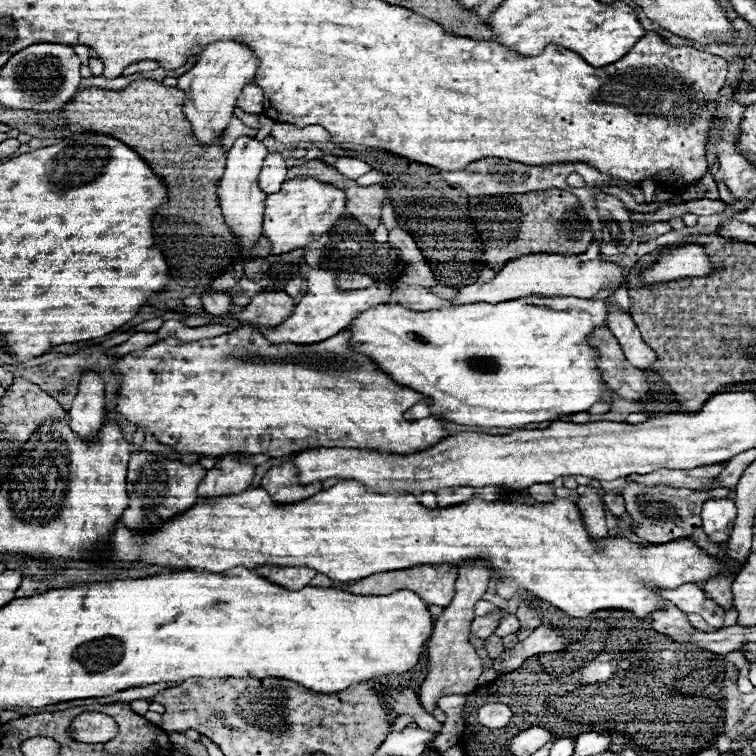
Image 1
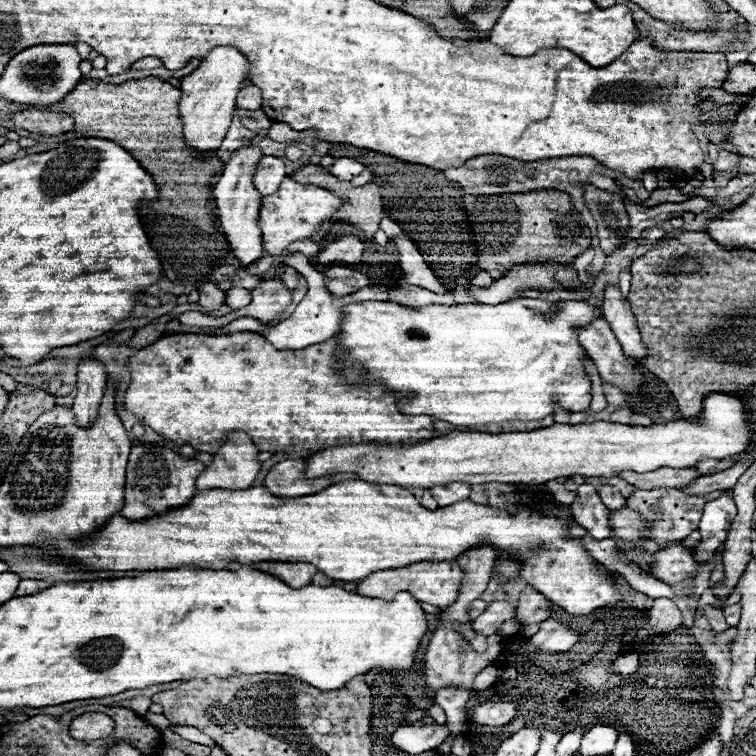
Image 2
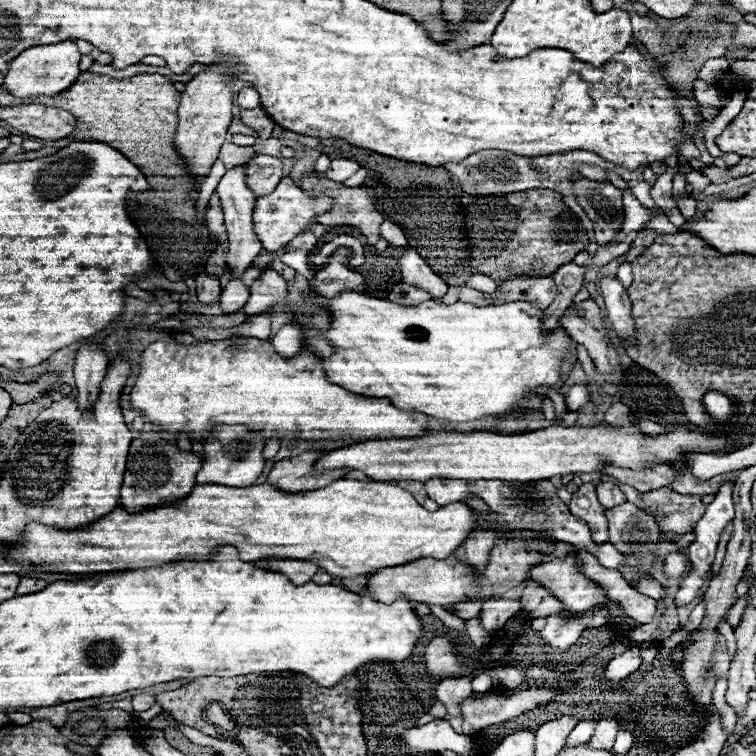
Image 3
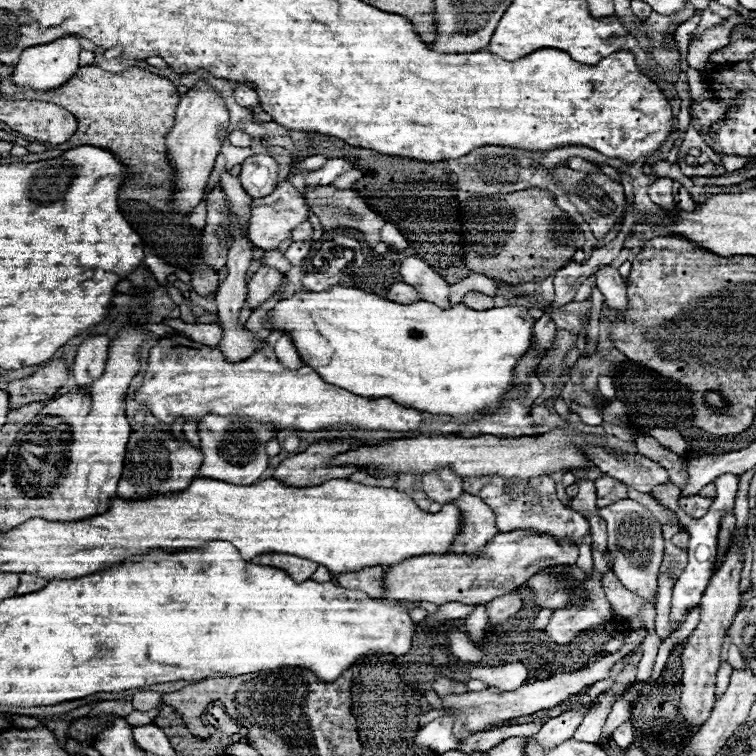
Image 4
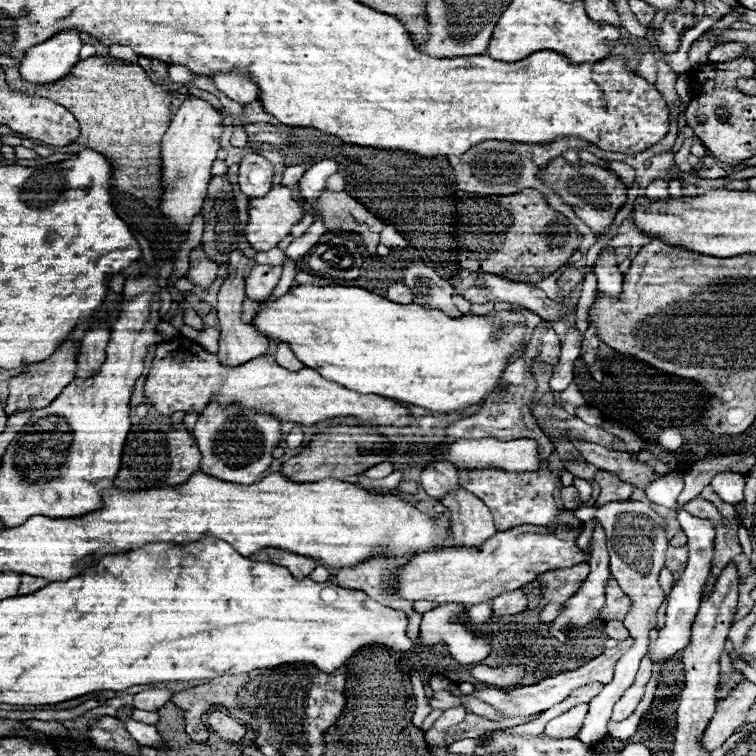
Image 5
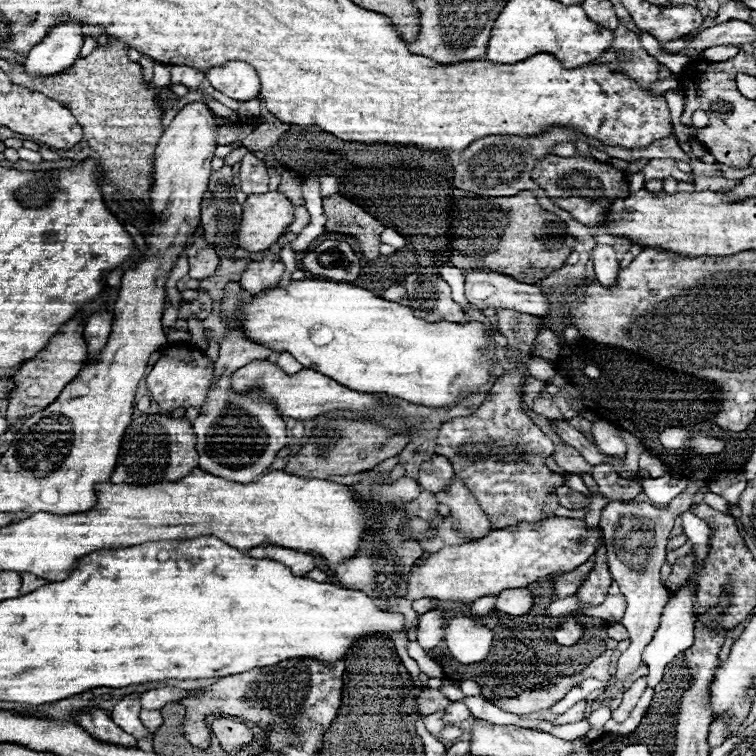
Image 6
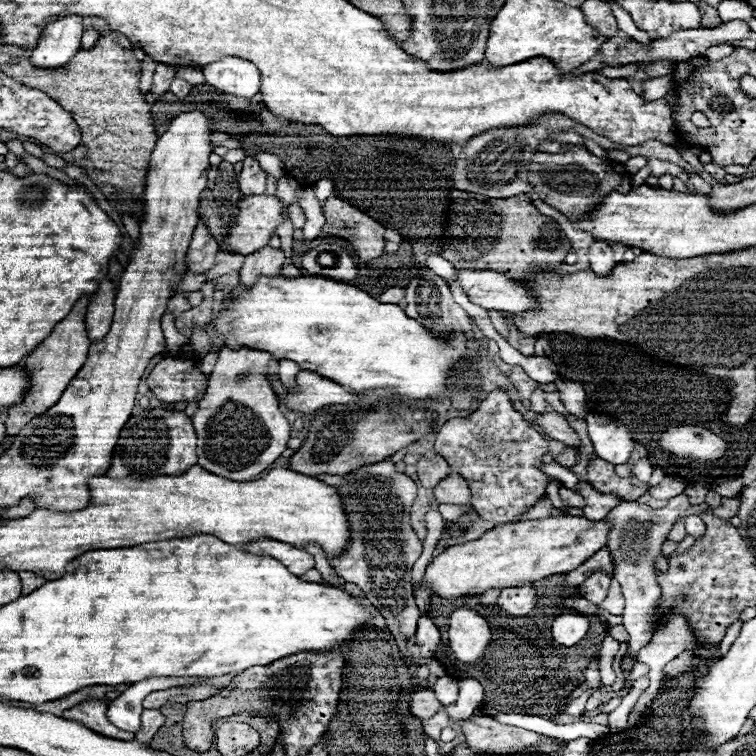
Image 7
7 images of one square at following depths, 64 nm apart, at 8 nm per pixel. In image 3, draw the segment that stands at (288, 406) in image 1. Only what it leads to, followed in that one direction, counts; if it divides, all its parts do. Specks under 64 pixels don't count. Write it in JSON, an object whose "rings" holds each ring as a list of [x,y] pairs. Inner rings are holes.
{"rings":[[[178,332],[150,344],[142,354],[138,382],[132,388],[130,402],[136,410],[150,418],[152,424],[160,426],[164,432],[194,434],[194,438],[204,444],[210,434],[212,424],[248,424],[254,432],[264,432],[264,438],[304,438],[304,440],[330,440],[344,434],[350,436],[390,436],[390,438],[414,438],[426,434],[426,418],[420,412],[400,412],[392,406],[388,398],[358,396],[342,390],[326,380],[320,360],[310,352],[300,352],[298,356],[286,360],[278,356],[270,340],[246,338],[232,346],[230,340],[220,342],[196,342],[190,334]]]}

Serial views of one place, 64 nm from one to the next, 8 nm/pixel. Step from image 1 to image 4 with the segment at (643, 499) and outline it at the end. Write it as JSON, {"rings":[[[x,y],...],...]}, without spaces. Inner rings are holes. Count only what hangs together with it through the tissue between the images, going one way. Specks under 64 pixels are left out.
{"rings":[[[690,496],[690,498],[680,498],[678,504],[692,518],[701,518],[704,514],[708,514],[708,508],[712,506],[712,500],[702,498],[702,496]]]}

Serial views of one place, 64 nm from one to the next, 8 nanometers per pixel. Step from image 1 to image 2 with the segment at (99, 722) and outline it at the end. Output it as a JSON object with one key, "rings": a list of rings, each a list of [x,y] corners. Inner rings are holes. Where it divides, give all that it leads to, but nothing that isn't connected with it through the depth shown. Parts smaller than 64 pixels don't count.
{"rings":[[[96,712],[82,714],[82,716],[74,718],[70,724],[70,734],[76,740],[84,740],[84,742],[106,738],[112,734],[112,730],[114,730],[112,718],[106,714],[96,714]]]}

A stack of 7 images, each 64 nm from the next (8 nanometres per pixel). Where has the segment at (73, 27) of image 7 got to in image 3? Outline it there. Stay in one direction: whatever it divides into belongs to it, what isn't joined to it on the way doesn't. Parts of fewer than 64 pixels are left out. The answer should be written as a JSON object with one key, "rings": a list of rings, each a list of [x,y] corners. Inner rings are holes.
{"rings":[[[64,40],[60,44],[32,46],[12,60],[4,86],[12,96],[18,96],[18,98],[28,98],[28,96],[38,96],[38,94],[56,96],[76,82],[80,74],[80,68],[78,68],[80,56],[82,54],[78,52],[78,46],[74,40]]]}

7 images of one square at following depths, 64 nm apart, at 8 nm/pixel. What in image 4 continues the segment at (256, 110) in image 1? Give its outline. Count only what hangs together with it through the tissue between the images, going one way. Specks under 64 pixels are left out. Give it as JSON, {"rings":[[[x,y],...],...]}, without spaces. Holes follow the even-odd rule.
{"rings":[[[240,84],[234,88],[234,98],[240,106],[246,106],[246,108],[252,108],[258,104],[258,94],[254,88],[250,88],[248,84]]]}

